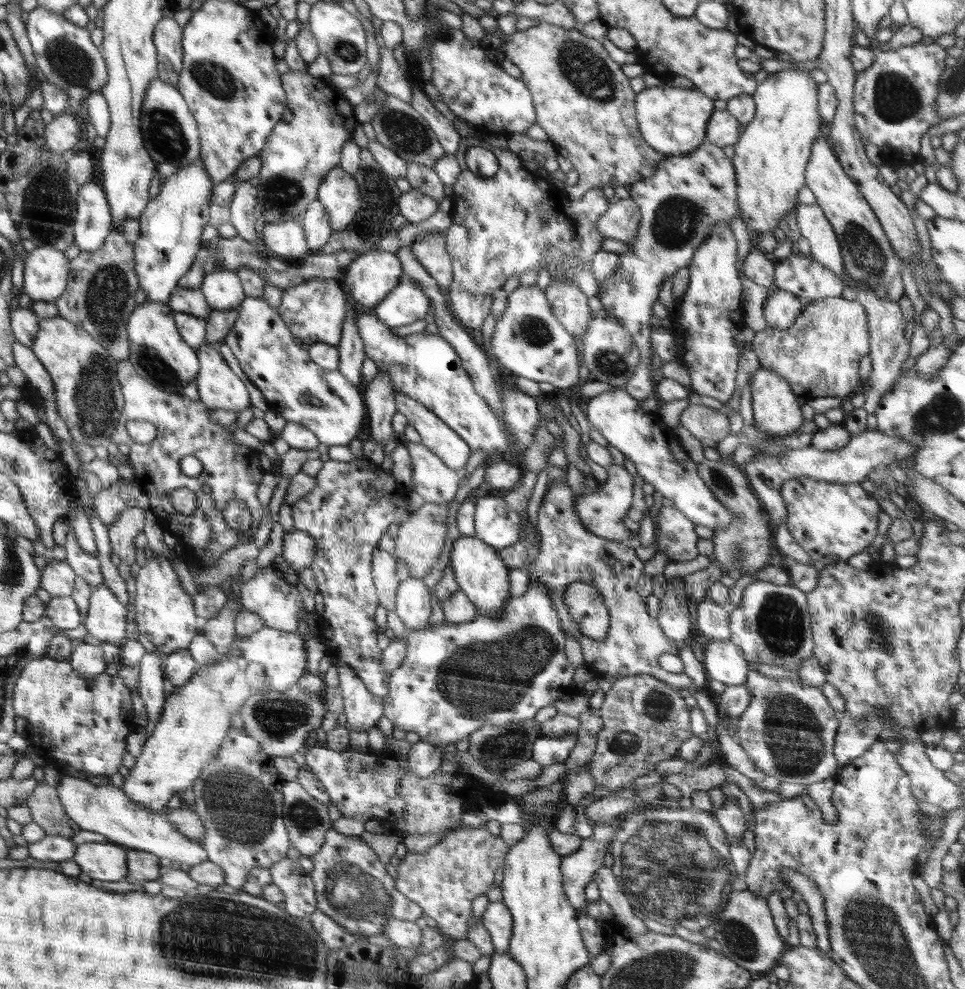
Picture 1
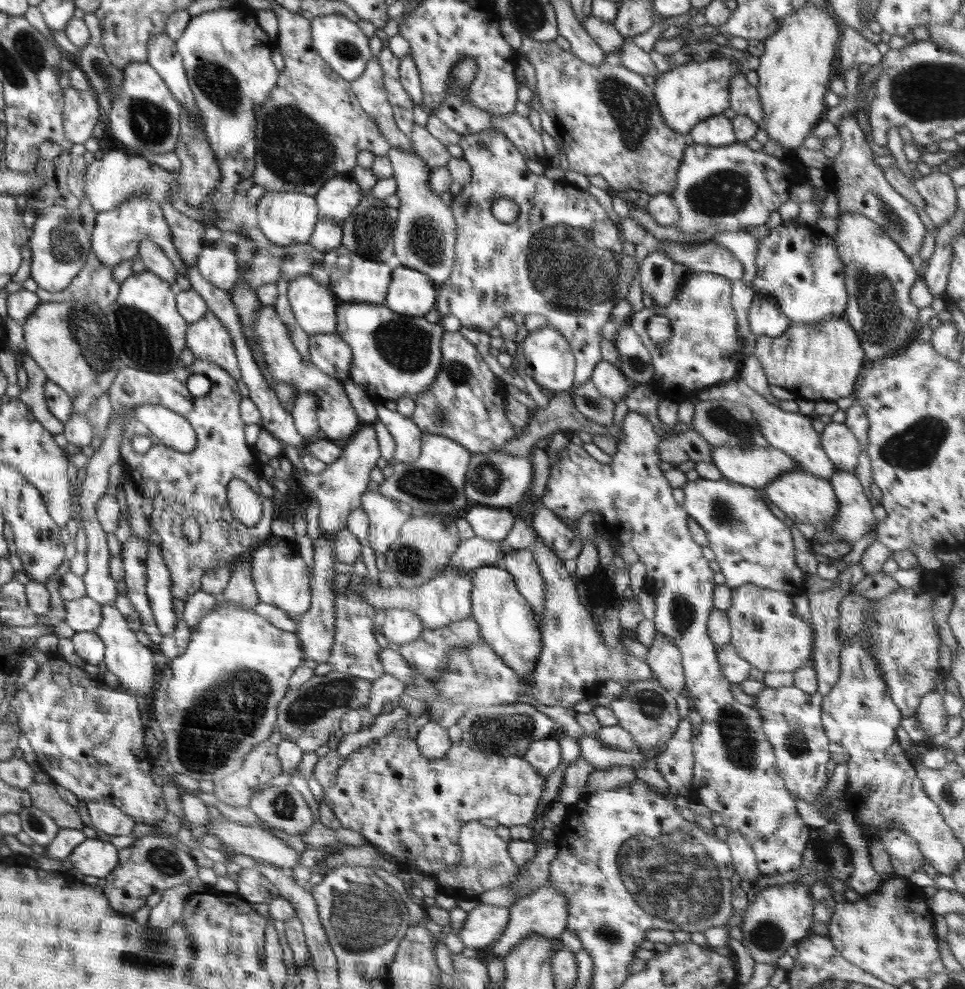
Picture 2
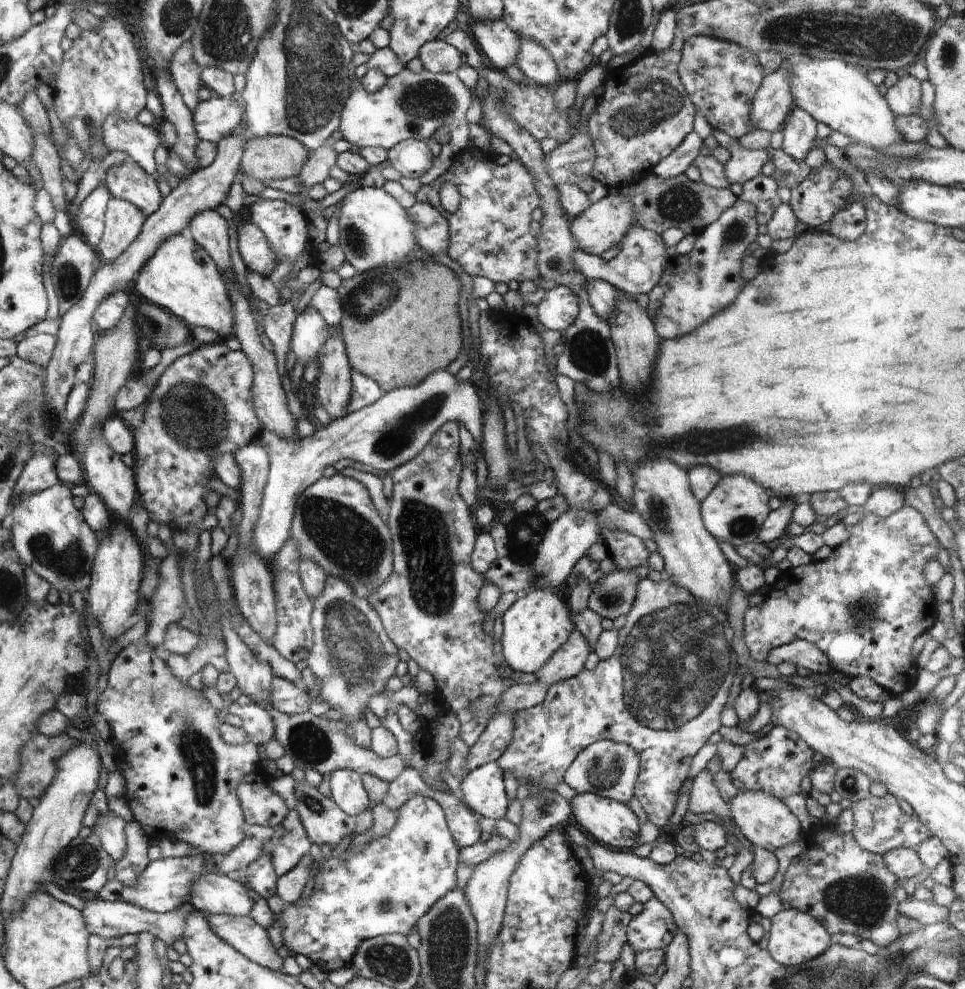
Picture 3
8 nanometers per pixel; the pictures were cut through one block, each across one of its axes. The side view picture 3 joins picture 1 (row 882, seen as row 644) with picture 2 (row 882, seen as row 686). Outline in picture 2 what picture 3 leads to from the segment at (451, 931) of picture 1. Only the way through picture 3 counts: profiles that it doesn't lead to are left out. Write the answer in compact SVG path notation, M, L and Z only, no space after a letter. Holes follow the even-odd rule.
M470 821L462 825L458 846L462 851L458 866L447 868L434 876L438 886L437 892L444 892L460 900L480 898L484 892L510 884L518 874L520 868L510 858L508 843L499 838L494 829L482 825L479 821Z

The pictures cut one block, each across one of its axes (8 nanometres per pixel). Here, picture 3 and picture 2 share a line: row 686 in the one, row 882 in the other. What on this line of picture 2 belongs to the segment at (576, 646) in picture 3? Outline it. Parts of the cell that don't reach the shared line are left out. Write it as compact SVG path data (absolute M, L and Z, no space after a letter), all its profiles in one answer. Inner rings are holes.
M545 882L538 890L520 897L508 908L510 920L502 931L501 937L494 941L493 945L486 947L486 952L503 959L519 942L526 940L533 932L558 939L560 934L567 929L568 907L565 894L556 890L549 882Z

